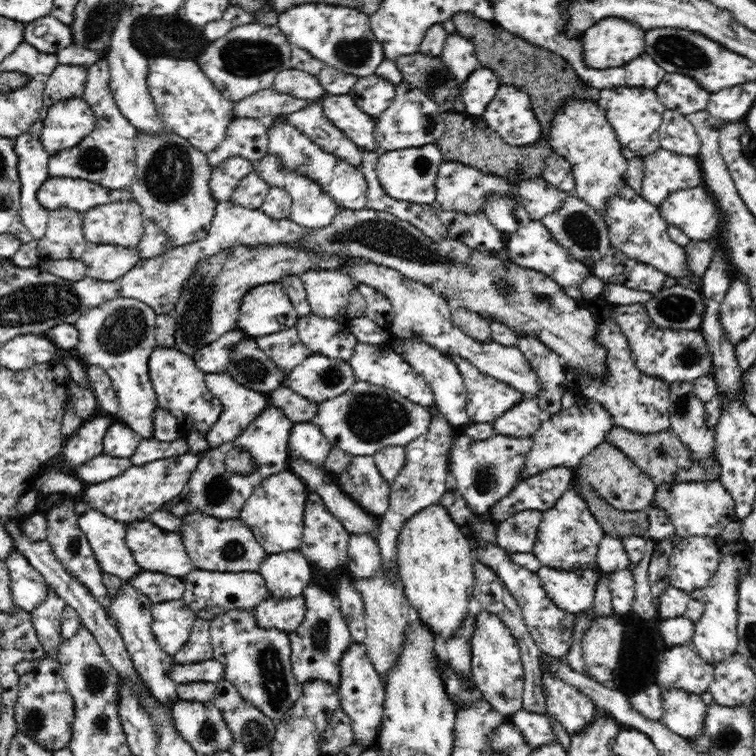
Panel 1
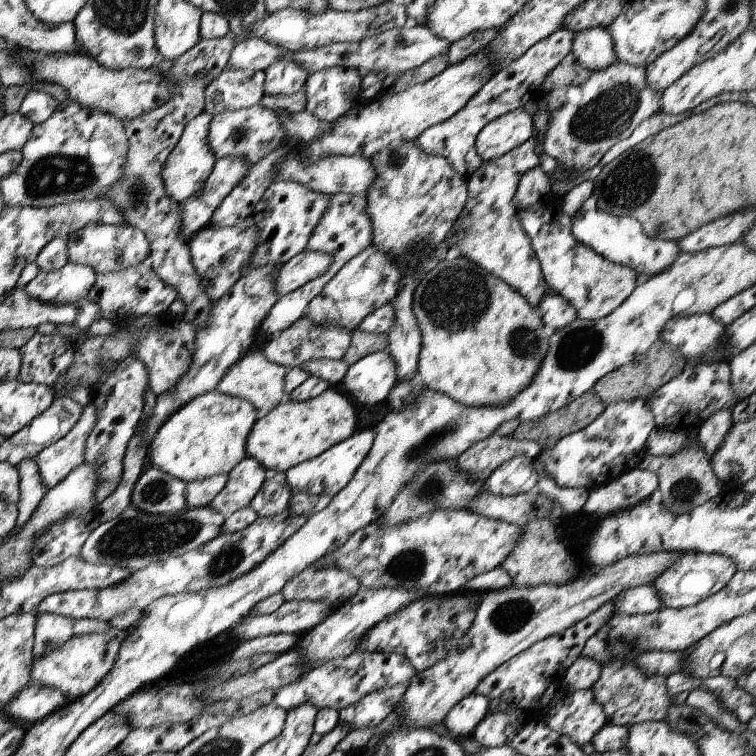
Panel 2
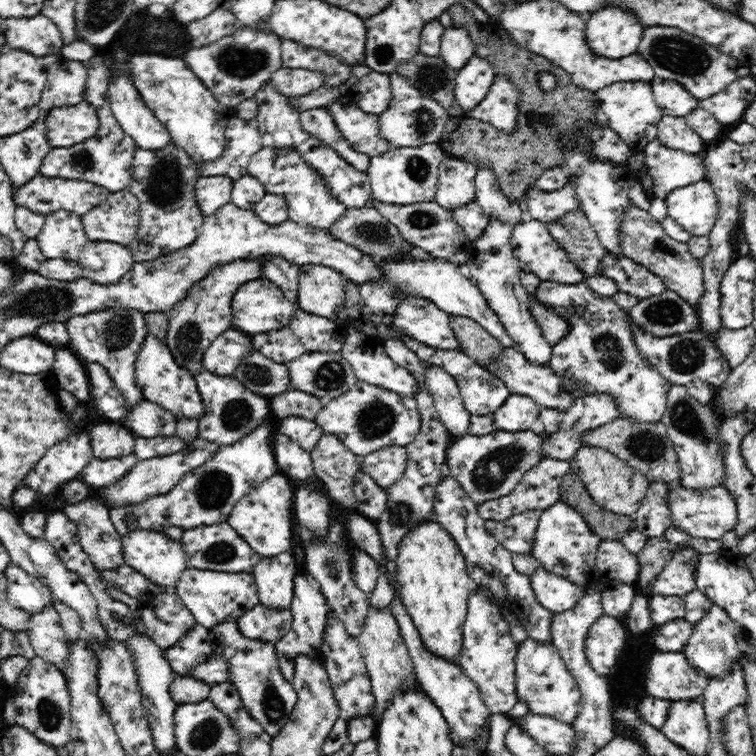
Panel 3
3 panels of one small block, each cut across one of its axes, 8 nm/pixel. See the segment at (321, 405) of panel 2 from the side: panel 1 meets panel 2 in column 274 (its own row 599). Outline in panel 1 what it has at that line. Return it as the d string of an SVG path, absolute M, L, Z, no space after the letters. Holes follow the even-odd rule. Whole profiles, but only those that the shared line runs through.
M436 504L415 514L400 531L397 542L396 574L414 618L431 629L438 642L454 638L474 608L472 593L475 583L472 546L448 511Z

